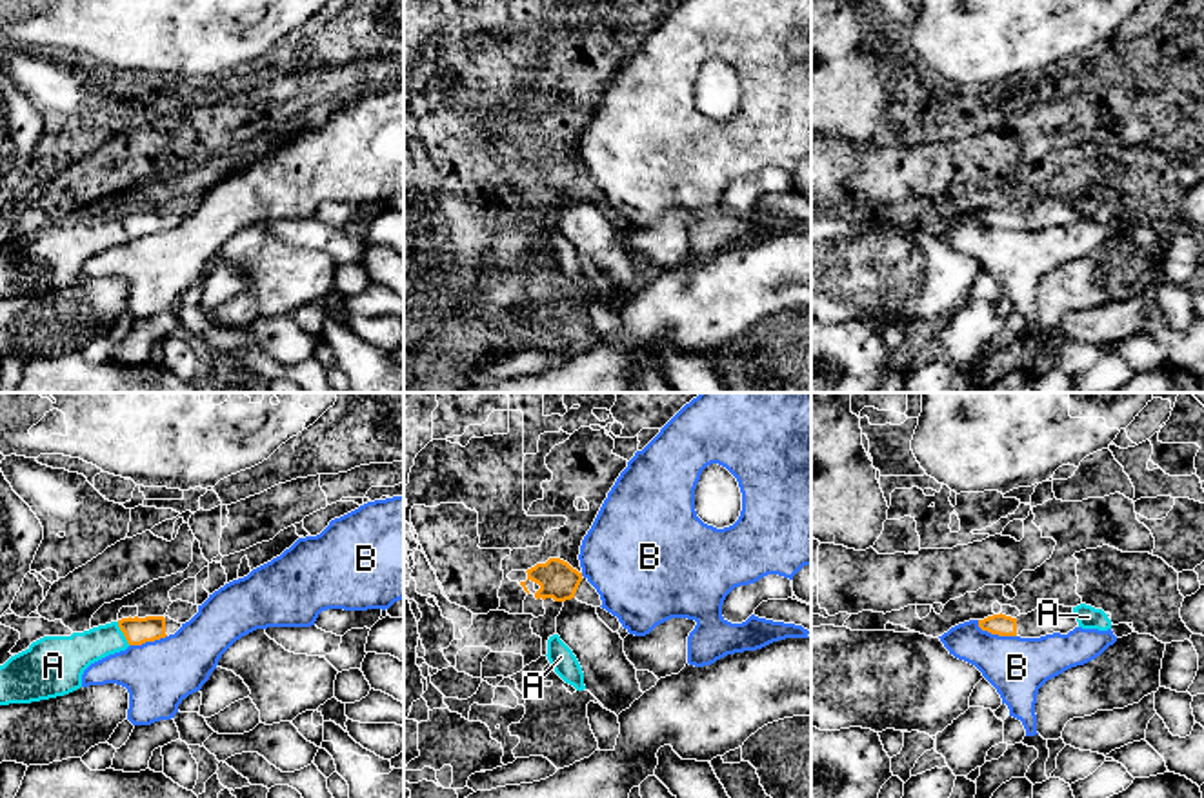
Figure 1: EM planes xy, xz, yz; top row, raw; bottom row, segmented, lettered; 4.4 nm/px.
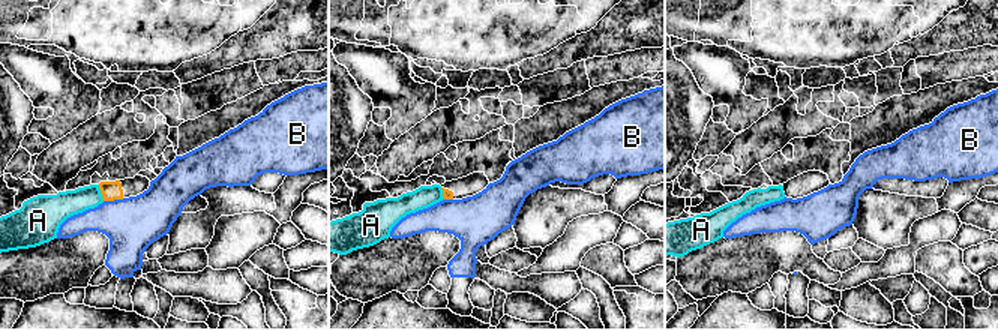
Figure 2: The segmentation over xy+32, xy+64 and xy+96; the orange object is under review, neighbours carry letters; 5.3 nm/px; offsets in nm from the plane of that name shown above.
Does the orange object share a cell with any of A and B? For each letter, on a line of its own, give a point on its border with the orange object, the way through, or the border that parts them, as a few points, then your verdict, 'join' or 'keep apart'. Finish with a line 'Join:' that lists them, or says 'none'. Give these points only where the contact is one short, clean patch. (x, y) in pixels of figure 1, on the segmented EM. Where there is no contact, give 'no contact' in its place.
A: xy (122, 631) | keep apart
B: yz (995, 633) | keep apart
Join: none

